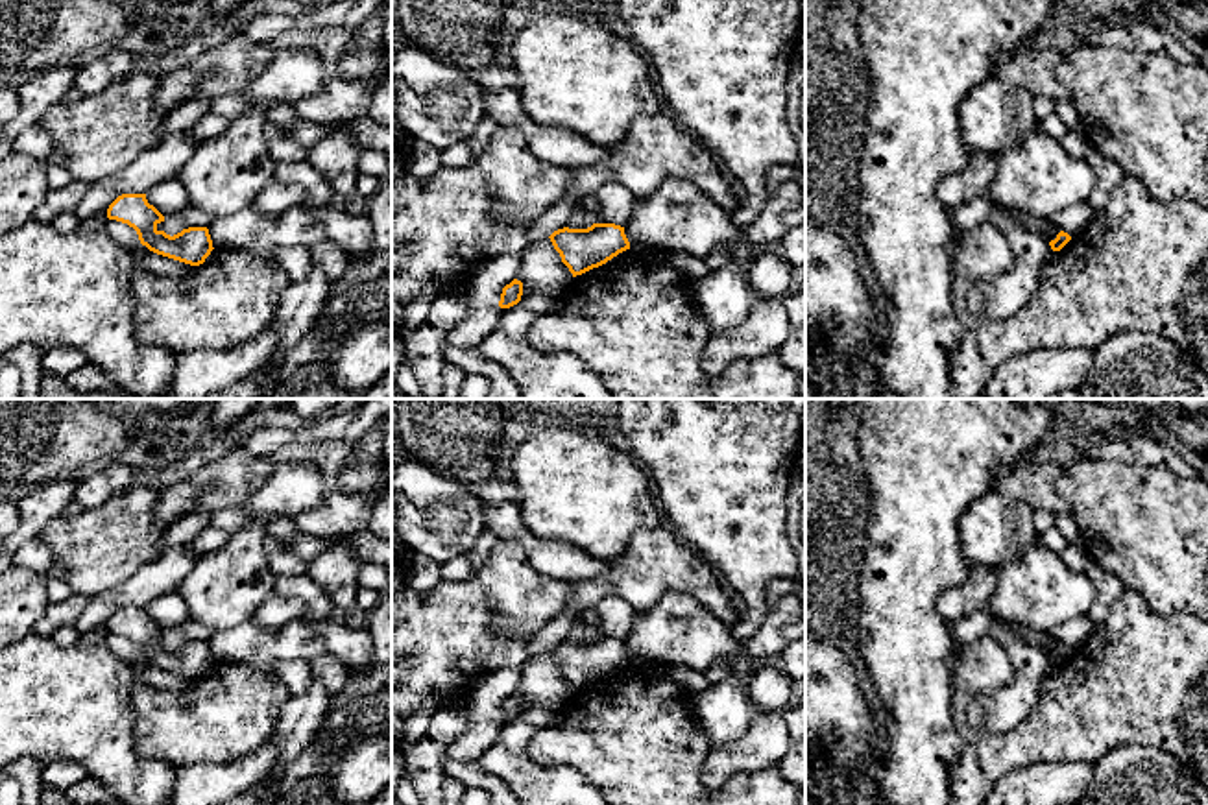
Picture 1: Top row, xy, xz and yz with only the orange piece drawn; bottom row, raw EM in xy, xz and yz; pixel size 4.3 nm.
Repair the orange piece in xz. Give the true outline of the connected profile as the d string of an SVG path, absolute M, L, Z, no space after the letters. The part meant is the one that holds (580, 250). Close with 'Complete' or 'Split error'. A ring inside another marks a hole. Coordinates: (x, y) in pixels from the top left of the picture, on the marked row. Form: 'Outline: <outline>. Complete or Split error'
Outline: M593 223L587 229L563 227L549 238L573 277L598 268L630 249L624 227L615 223Z. Complete

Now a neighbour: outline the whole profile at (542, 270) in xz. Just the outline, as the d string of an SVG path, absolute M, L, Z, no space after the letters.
M543 238L532 240L526 246L521 255L521 268L515 279L523 282L521 299L525 299L530 294L560 292L573 279L573 273L562 262L550 238Z

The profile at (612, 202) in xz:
M602 183L589 198L587 207L593 223L615 223L624 227L632 216L634 194L621 183Z

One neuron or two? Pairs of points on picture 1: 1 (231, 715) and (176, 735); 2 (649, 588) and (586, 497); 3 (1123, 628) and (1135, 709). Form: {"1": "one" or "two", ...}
{"1": "one", "2": "two", "3": "one"}

